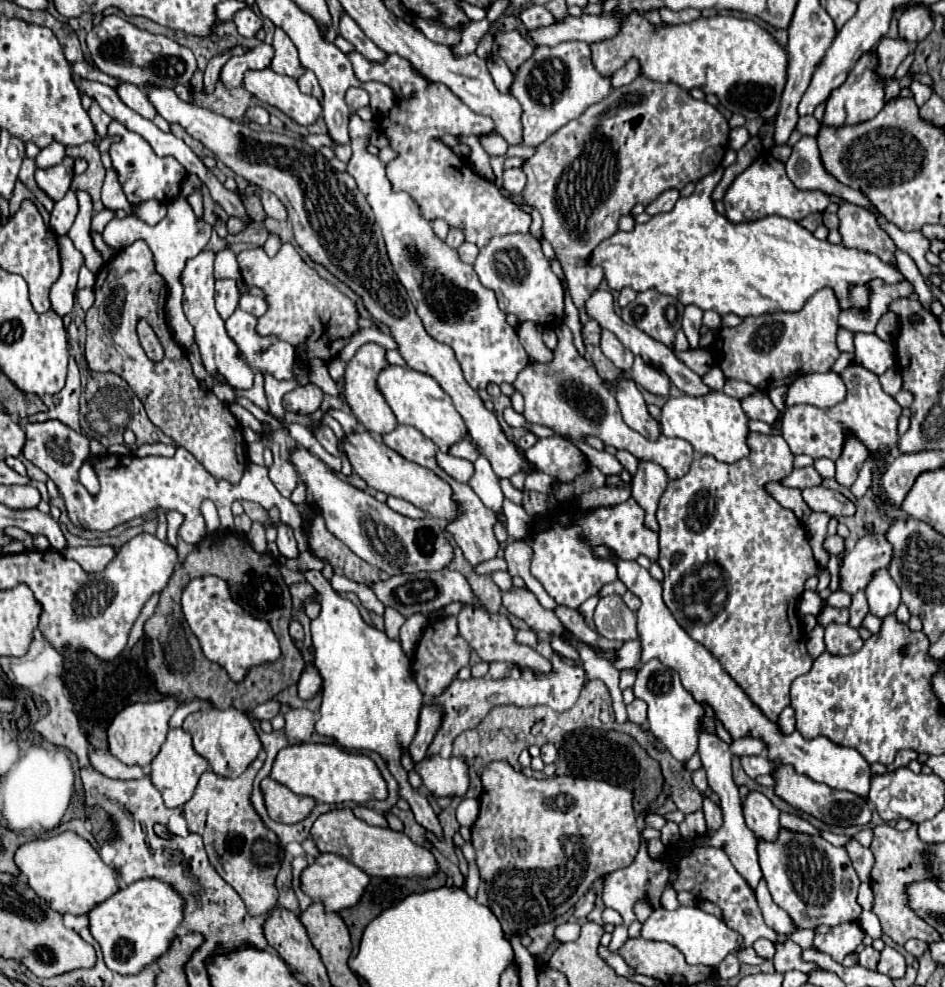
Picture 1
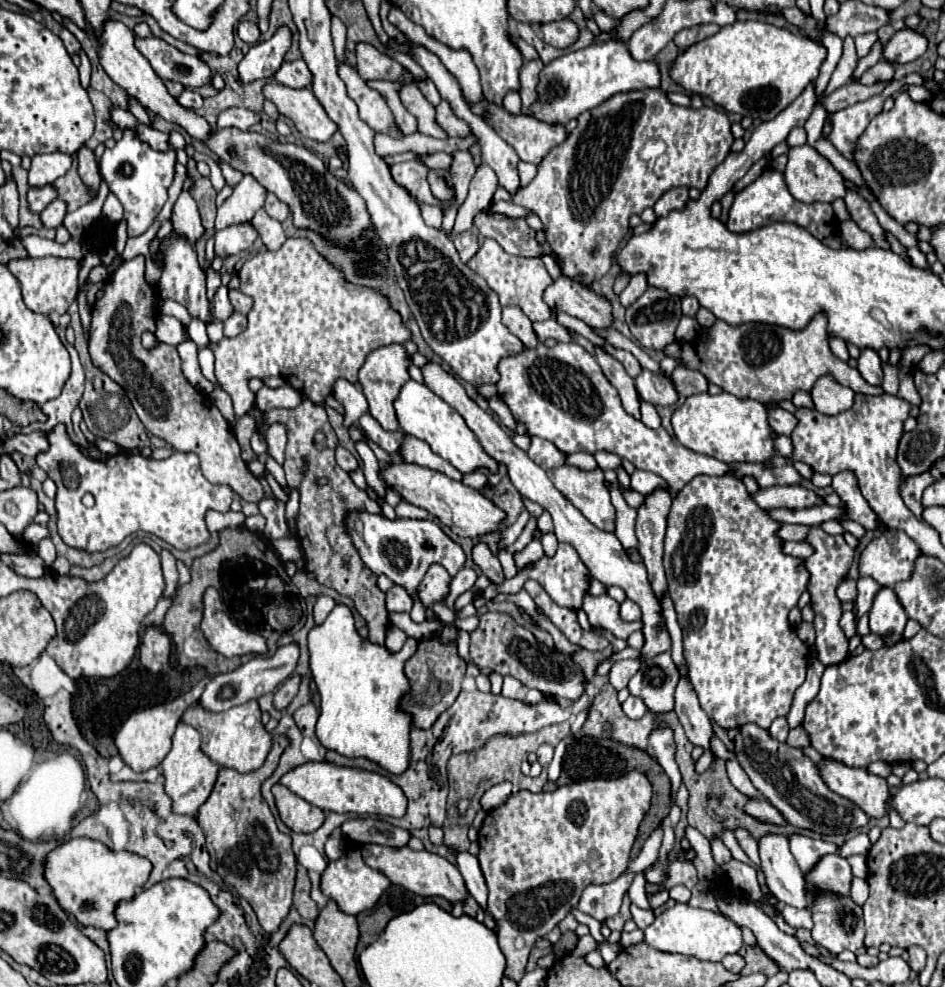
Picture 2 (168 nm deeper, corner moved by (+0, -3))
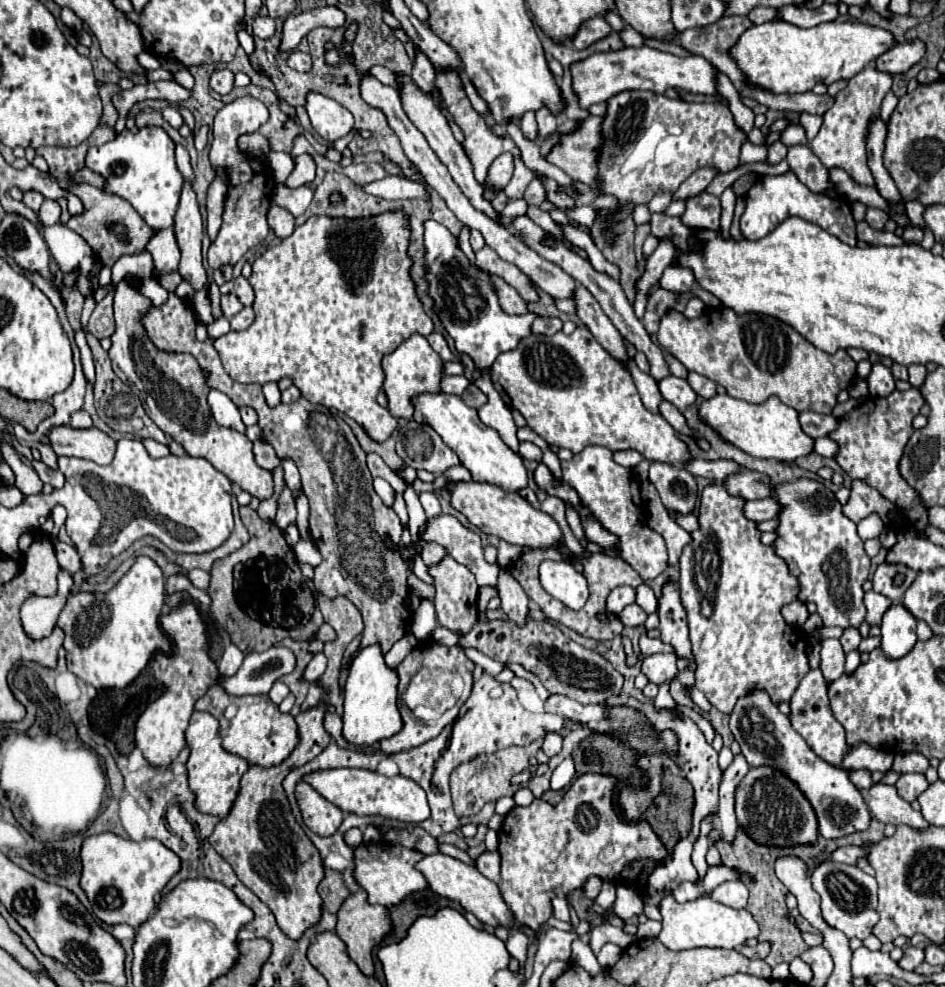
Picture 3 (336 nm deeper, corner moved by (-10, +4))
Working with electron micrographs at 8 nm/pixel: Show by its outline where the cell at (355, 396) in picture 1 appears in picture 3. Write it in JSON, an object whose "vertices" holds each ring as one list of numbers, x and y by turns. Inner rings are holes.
{"vertices":[[411,335,405,343,401,343,391,355,383,357,383,371,385,371,385,393,389,399,389,411,393,417,411,419,413,417,413,403,411,399,421,393,437,393,441,391,441,377,443,377,443,359,439,353,431,349,423,335]]}

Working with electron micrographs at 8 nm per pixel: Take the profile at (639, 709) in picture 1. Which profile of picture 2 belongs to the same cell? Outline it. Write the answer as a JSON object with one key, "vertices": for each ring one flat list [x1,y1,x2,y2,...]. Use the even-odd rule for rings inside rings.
{"vertices":[[629,696,629,698,623,702,623,712,625,712,631,720,639,720,639,718,645,716,647,706,643,704,641,698,637,698,637,696]]}

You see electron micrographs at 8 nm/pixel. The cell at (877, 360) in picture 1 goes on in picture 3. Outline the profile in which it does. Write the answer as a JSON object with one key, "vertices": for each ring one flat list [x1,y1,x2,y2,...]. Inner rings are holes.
{"vertices":[[881,363,873,365,867,385,869,385,871,397,887,397,887,395,891,395,891,391,895,391,895,379,893,379,891,371]]}

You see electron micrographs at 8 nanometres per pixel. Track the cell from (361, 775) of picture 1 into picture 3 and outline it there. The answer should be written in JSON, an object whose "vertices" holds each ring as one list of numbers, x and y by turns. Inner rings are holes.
{"vertices":[[327,769,315,771,305,777,305,781,317,789,325,799,337,805,341,811,355,815,381,815,385,819,405,821,405,823,421,823,431,815,425,791,403,775,385,777,381,773,373,773,367,769]]}

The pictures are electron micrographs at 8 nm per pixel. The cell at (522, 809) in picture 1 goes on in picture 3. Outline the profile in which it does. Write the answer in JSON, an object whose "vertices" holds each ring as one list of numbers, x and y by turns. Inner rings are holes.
{"vertices":[[581,775,563,795,561,803,551,807,543,799,535,799,529,807,515,807,505,815,505,823,499,831,499,853,501,853,501,895,515,913,517,921,539,931,539,927,553,915,551,913,551,899,557,895,567,895,573,889,583,887,583,883,597,875,603,881,613,881,621,869,633,861,639,859,651,859,651,861,663,861,669,853,665,845,659,841,659,837,653,833,647,821,627,823,623,817,619,817,615,807,615,783,617,779,611,775],[609,845,621,845,625,849,625,855,607,861,603,859,603,851]]}

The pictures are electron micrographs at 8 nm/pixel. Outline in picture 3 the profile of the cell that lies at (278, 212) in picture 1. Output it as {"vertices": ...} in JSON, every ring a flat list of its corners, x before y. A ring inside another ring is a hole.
{"vertices":[[277,185,273,191,273,203,287,209,293,217,303,215,311,199,313,199,313,189,309,185,303,185,297,189,287,189,285,185]]}

